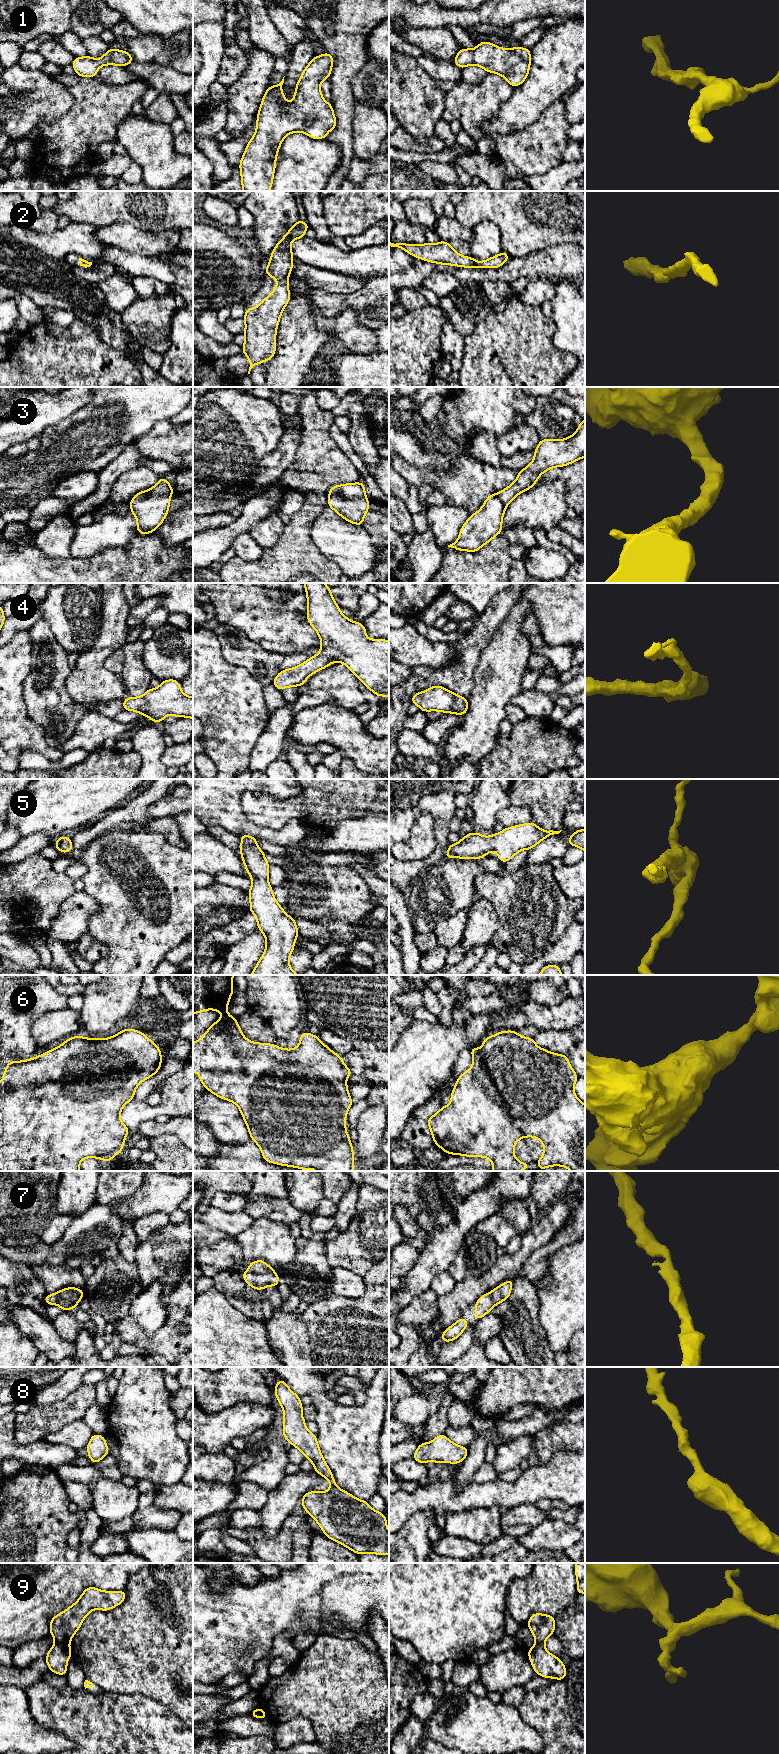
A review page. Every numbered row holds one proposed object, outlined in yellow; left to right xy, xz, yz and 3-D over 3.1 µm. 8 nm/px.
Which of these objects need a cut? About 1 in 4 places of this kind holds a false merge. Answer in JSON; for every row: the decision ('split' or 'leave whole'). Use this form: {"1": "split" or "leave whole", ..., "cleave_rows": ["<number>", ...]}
{"1": "leave whole", "2": "leave whole", "3": "leave whole", "4": "leave whole", "5": "leave whole", "6": "leave whole", "7": "leave whole", "8": "leave whole", "9": "split", "cleave_rows": ["9"]}

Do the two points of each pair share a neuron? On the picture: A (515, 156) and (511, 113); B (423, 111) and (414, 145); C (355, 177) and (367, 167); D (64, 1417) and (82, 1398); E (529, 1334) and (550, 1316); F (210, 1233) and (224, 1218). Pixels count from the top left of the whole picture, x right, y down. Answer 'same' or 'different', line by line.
A: different
B: different
C: same
D: same
E: different
F: different

